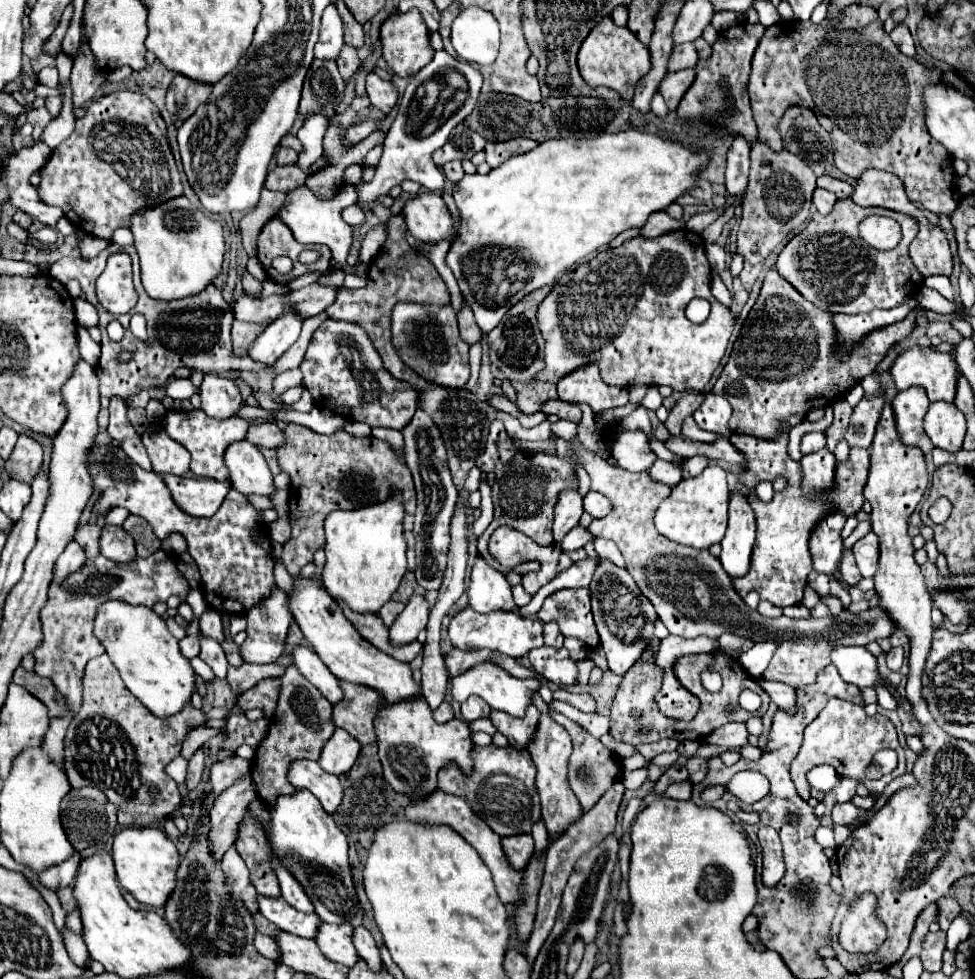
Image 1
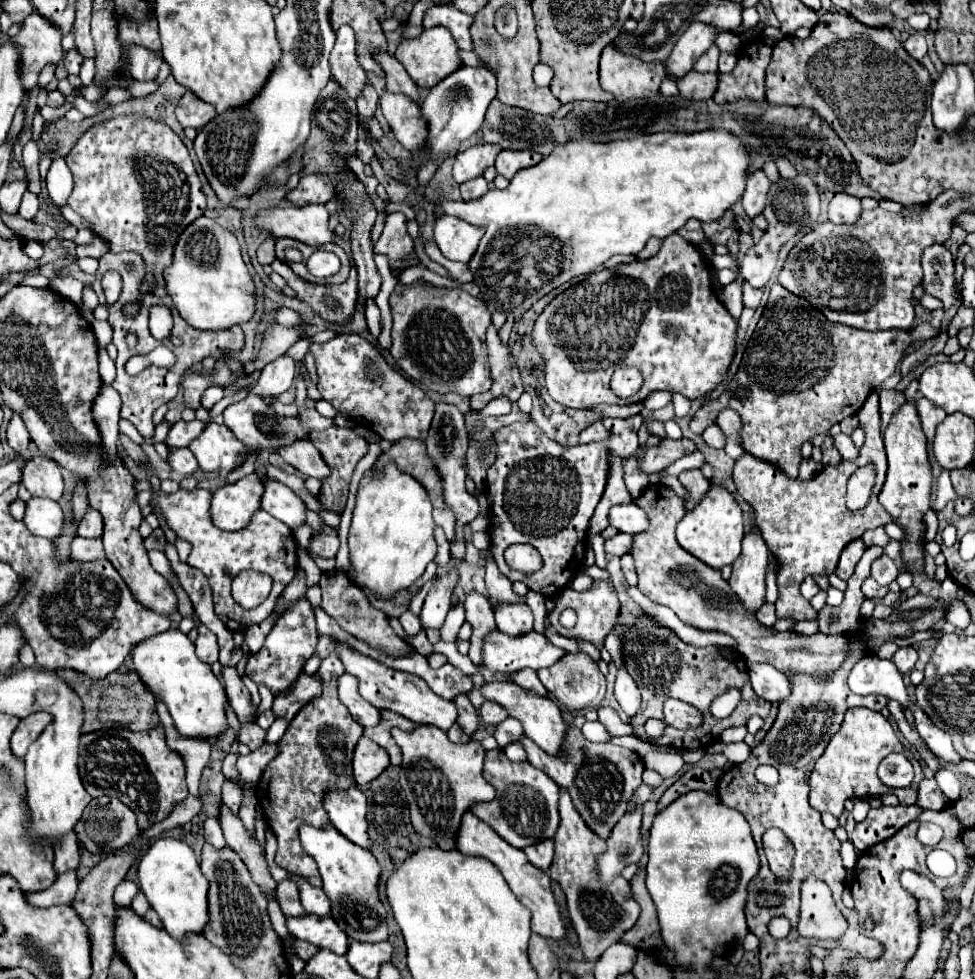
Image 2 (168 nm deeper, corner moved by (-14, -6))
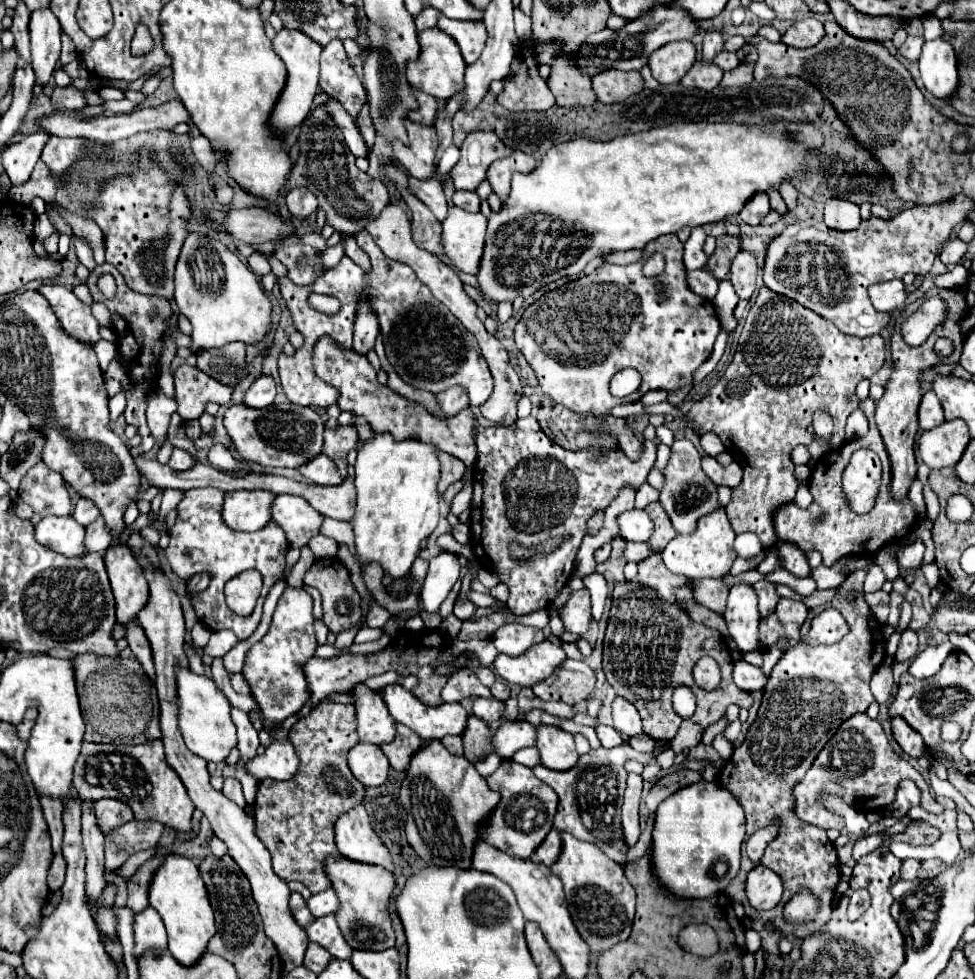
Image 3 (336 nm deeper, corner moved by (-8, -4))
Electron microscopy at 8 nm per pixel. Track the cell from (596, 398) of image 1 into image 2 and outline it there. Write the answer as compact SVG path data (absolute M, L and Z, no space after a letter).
M641 415L629 419L607 419L603 425L611 433L609 439L587 445L559 445L549 439L533 421L517 421L495 431L497 459L487 471L487 493L493 499L489 509L491 553L501 573L515 579L507 567L503 551L513 543L529 543L537 547L543 567L535 573L521 575L523 583L543 597L559 595L583 567L587 525L605 491L609 477L609 455L629 459L639 449L637 431L643 423Z

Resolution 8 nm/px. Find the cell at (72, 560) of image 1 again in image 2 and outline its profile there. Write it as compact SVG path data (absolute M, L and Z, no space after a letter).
M75 537L71 543L71 559L77 561L95 561L99 557L103 557L103 543L101 539L83 539L83 537Z

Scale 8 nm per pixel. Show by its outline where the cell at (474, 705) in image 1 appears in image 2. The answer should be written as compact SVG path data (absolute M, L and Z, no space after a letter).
M485 701L479 711L481 711L483 723L487 723L487 725L499 725L501 721L505 721L509 717L509 713L499 703L493 703L493 701Z

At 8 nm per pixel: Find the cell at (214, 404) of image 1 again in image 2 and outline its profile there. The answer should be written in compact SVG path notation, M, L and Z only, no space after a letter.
M249 395L247 399L229 405L223 411L225 417L225 425L235 433L235 437L239 437L239 441L243 441L243 445L247 445L249 451L277 451L283 445L291 445L291 441L299 441L299 439L309 439L309 429L301 427L299 417L277 417L269 403L257 395Z

